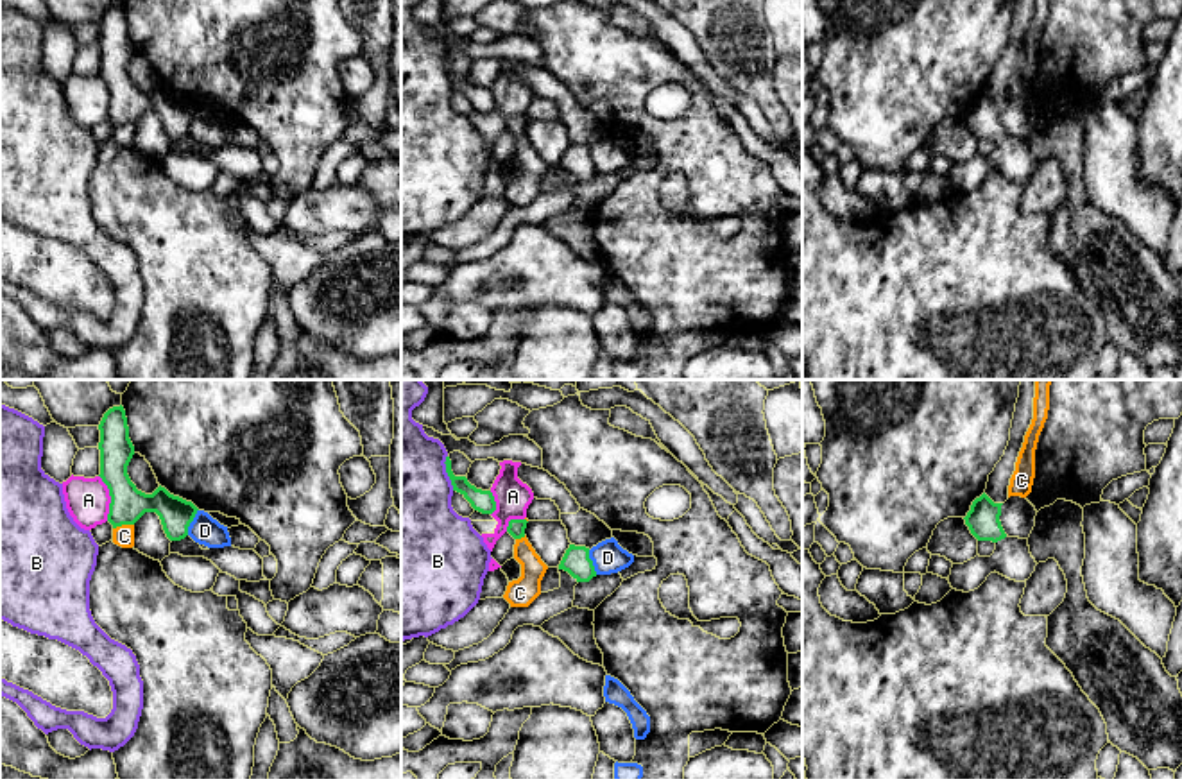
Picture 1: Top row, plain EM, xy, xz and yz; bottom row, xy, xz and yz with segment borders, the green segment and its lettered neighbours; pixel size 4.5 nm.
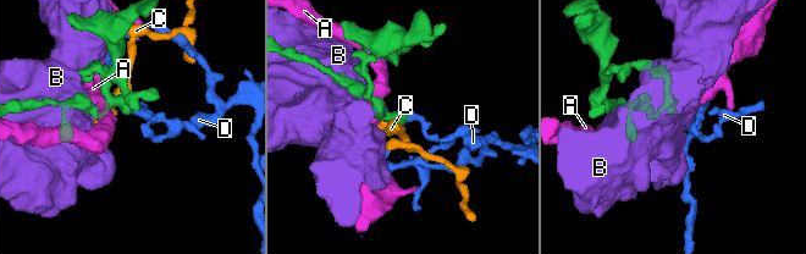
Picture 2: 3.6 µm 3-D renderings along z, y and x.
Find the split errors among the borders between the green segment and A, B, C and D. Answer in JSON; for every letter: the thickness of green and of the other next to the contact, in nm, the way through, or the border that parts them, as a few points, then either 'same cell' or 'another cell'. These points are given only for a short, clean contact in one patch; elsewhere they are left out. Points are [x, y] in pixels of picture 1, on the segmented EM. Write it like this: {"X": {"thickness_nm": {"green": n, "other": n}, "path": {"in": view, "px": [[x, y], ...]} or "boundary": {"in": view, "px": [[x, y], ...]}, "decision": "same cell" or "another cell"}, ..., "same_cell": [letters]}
{"A": {"thickness_nm": {"green": 160, "other": 190}, "boundary": {"in": "xy", "px": [[99, 475], [110, 496], [108, 520]]}, "decision": "another cell"}, "B": {"thickness_nm": {"green": 100, "other": 440}, "decision": "another cell"}, "C": {"thickness_nm": {"green": 160, "other": 100}, "decision": "another cell"}, "D": {"thickness_nm": {"green": 150, "other": 130}, "boundary": {"in": "xy", "px": [[197, 509], [187, 534]]}, "decision": "another cell"}, "same_cell": []}

